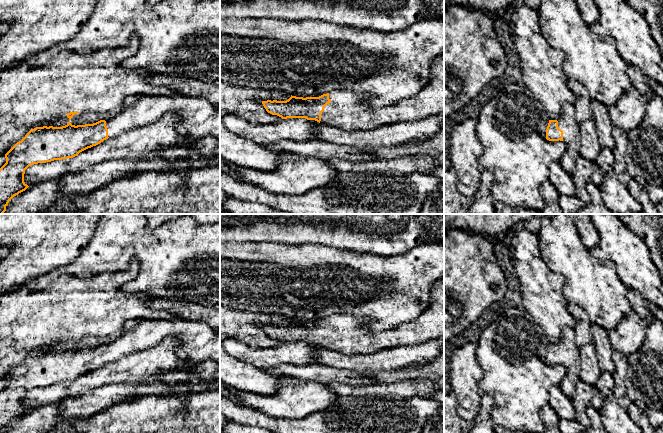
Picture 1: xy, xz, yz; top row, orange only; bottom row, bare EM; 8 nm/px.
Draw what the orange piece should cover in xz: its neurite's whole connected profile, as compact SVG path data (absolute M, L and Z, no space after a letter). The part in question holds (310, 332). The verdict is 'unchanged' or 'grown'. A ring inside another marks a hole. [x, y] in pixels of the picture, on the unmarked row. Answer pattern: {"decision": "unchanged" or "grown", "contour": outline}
{"decision": "grown", "contour": "M444 279L436 281L431 289L432 301L415 320L400 324L394 329L374 332L368 328L369 320L350 314L336 314L319 321L292 320L286 325L262 325L266 335L282 343L305 342L342 354L373 353L379 349L421 344L444 336Z"}

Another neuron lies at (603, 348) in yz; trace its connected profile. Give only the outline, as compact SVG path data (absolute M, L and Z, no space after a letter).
M592 324L591 334L600 369L602 372L614 375L616 373L616 365L612 358L614 349L610 343L608 331L596 324Z

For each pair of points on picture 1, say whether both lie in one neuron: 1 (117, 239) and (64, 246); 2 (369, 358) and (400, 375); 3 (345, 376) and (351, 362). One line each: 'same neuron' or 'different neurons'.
1: different neurons
2: different neurons
3: different neurons

